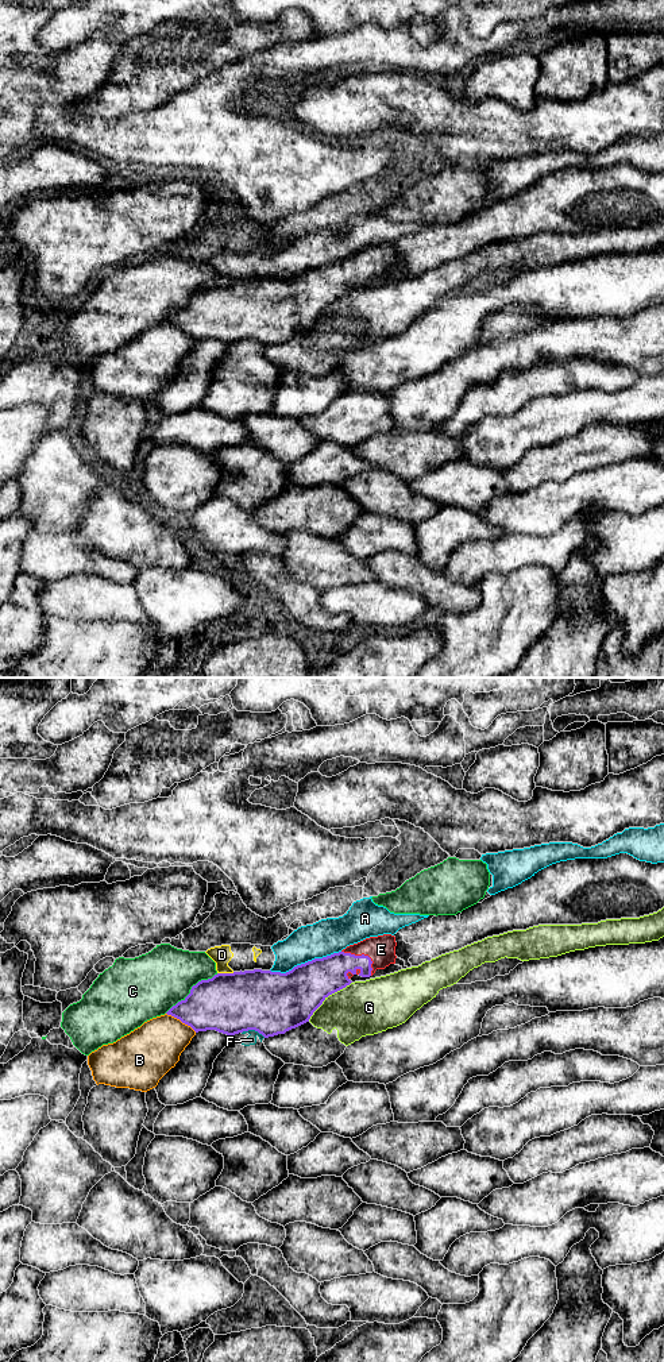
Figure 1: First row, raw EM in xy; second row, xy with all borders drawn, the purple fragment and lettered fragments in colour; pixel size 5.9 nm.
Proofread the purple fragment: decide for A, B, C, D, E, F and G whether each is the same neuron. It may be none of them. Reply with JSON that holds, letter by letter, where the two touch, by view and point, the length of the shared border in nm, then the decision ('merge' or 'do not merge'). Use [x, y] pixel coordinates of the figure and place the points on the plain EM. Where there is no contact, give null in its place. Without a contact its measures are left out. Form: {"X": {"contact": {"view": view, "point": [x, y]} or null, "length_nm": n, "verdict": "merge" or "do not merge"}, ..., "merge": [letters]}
{"A": {"contact": {"view": "xy", "point": [305, 271]}, "length_nm": 440, "verdict": "do not merge"}, "B": {"contact": {"view": "xy", "point": [181, 330]}, "length_nm": 220, "verdict": "do not merge"}, "C": {"contact": {"view": "xy", "point": [190, 298]}, "length_nm": 400, "verdict": "do not merge"}, "D": {"contact": {"view": "xy", "point": [226, 282]}, "length_nm": 100, "verdict": "do not merge"}, "E": {"contact": {"view": "xy", "point": [363, 263]}, "length_nm": 240, "verdict": "merge"}, "F": {"contact": {"view": "xy", "point": [254, 338]}, "length_nm": 150, "verdict": "do not merge"}, "G": {"contact": {"view": "xy", "point": [327, 305]}, "length_nm": 360, "verdict": "do not merge"}, "merge": ["E"]}

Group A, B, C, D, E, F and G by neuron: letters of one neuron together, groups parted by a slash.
A D / B / C / E / F / G

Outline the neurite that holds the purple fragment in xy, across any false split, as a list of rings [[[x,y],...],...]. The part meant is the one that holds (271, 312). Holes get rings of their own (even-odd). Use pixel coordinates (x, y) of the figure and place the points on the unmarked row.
[[[383,243],[350,254],[339,262],[314,267],[286,282],[244,279],[217,282],[192,296],[190,302],[166,323],[190,335],[196,342],[216,339],[227,344],[255,339],[265,347],[285,343],[309,331],[313,321],[332,302],[345,297],[354,283],[370,286],[377,278],[395,273],[395,246]]]

